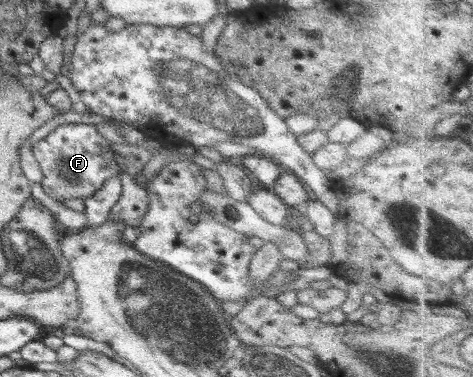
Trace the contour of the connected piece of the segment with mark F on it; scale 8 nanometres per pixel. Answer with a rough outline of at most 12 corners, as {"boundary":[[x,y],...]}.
{"boundary":[[92,124],[32,146],[52,199],[85,199],[120,172]]}

